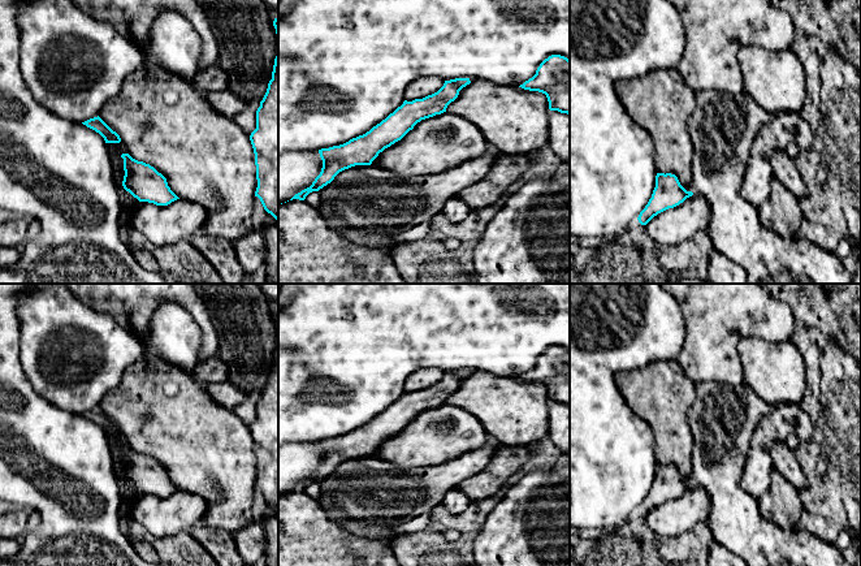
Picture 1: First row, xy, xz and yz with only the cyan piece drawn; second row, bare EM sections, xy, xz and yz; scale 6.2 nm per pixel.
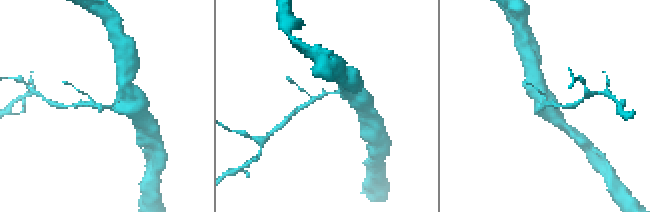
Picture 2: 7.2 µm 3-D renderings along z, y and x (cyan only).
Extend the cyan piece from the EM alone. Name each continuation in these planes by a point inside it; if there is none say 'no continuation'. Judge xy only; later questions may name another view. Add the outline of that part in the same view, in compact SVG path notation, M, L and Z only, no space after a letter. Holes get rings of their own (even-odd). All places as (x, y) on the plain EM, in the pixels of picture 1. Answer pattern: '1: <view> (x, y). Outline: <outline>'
no continuation

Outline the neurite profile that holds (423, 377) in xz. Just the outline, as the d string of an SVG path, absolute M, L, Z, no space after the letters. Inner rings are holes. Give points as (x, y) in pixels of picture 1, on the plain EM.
M420 368L410 375L404 383L404 392L412 393L415 390L423 390L428 386L437 384L445 372L438 368Z

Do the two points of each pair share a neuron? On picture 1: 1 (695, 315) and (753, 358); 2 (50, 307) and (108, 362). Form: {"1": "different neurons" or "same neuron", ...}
{"1": "different neurons", "2": "same neuron"}

